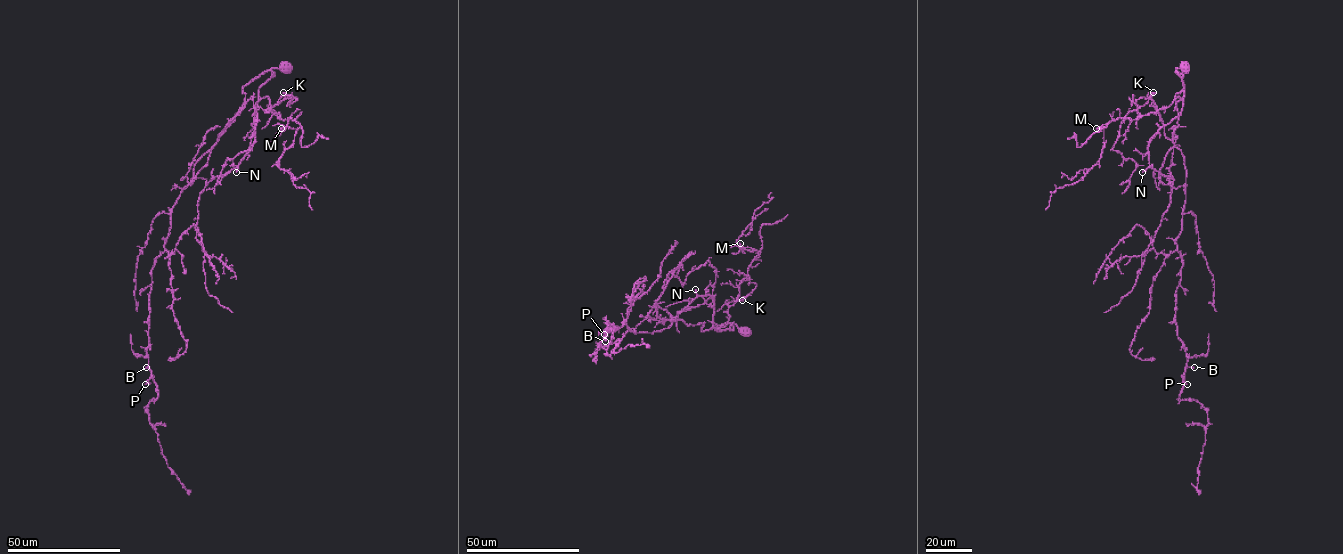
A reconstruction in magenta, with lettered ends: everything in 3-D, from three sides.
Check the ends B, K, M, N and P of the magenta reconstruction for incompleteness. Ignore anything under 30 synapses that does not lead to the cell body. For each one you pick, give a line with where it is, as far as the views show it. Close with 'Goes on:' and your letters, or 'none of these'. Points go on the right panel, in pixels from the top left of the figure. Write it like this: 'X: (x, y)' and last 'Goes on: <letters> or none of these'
N: (1142, 172)
Goes on: N

